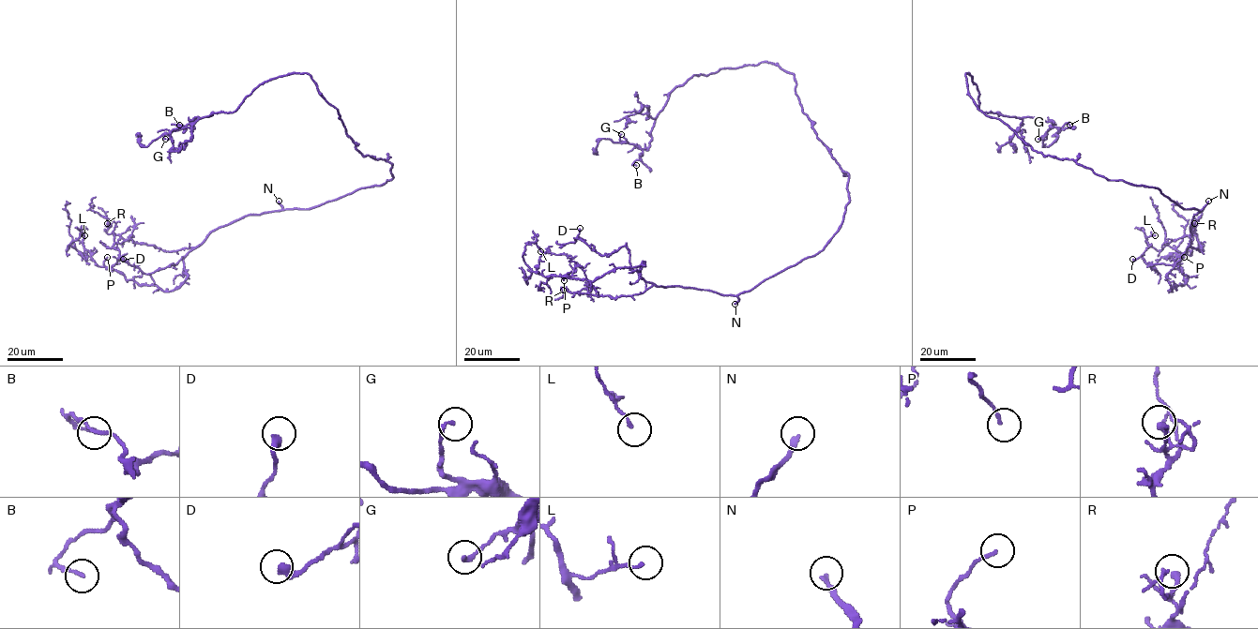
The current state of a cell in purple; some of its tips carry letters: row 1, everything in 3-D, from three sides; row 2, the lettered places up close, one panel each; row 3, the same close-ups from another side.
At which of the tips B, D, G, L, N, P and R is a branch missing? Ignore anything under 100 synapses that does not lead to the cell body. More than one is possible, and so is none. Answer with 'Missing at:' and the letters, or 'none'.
Missing at: N

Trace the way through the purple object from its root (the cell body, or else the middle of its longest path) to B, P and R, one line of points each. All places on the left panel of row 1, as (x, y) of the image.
B: (387, 180), (392, 165), (356, 149), (338, 110), (306, 72), (262, 82), (232, 112), (179, 125)
P: (387, 180), (219, 227), (183, 259), (187, 279), (169, 291), (127, 280), (104, 264), (107, 257)
R: (387, 180), (309, 208), (249, 214), (219, 227), (197, 246), (175, 251), (164, 251), (109, 234), (107, 223)

